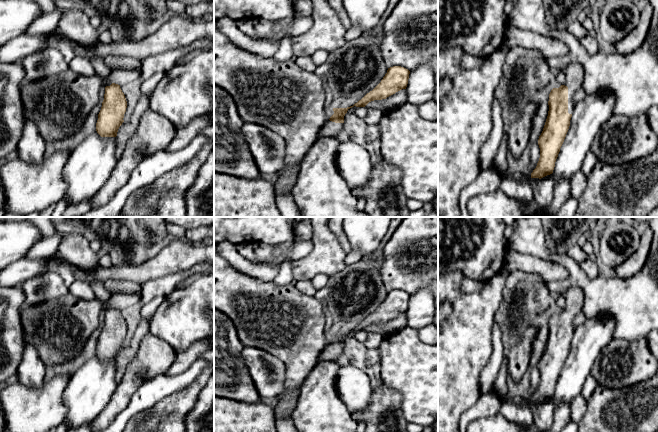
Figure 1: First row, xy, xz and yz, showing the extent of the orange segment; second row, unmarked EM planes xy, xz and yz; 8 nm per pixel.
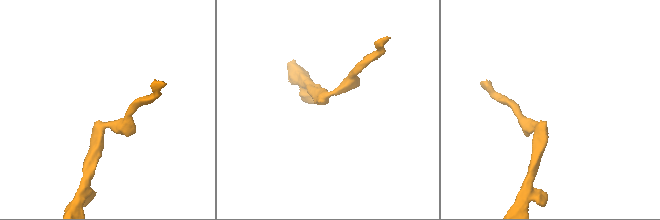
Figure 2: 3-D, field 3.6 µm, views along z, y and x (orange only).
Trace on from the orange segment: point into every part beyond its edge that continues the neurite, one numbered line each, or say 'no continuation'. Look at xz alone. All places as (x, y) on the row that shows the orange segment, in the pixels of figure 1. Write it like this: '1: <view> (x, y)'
1: xz (330, 129)

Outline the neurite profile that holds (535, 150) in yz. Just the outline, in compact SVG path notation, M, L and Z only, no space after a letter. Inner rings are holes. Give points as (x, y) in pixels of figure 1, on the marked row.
M538 143L533 144L531 146L531 152L530 152L530 164L528 167L528 172L531 174L533 170L536 168L537 163L540 158L540 148Z

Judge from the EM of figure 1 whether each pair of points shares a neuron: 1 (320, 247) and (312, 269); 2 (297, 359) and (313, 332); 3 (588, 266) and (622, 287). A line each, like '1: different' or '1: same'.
1: same
2: same
3: different

